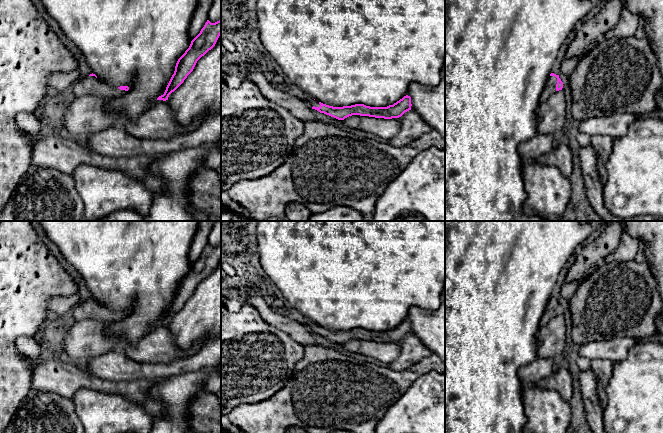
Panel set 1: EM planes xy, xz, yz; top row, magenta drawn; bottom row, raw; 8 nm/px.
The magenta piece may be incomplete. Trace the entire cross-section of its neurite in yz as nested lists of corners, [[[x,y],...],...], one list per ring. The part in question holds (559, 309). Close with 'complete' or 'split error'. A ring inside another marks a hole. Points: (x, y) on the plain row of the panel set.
[[[551,297],[540,320],[541,327],[544,327],[554,316],[562,314],[563,306],[559,299]]]; split error

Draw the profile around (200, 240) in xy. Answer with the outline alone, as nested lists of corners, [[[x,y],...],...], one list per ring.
[[[200,221],[197,231],[193,236],[189,249],[189,262],[193,264],[204,251],[208,244],[210,232],[216,221]]]

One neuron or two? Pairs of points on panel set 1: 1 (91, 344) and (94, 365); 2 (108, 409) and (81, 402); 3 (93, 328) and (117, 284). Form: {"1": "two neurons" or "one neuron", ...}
{"1": "two neurons", "2": "one neuron", "3": "two neurons"}

